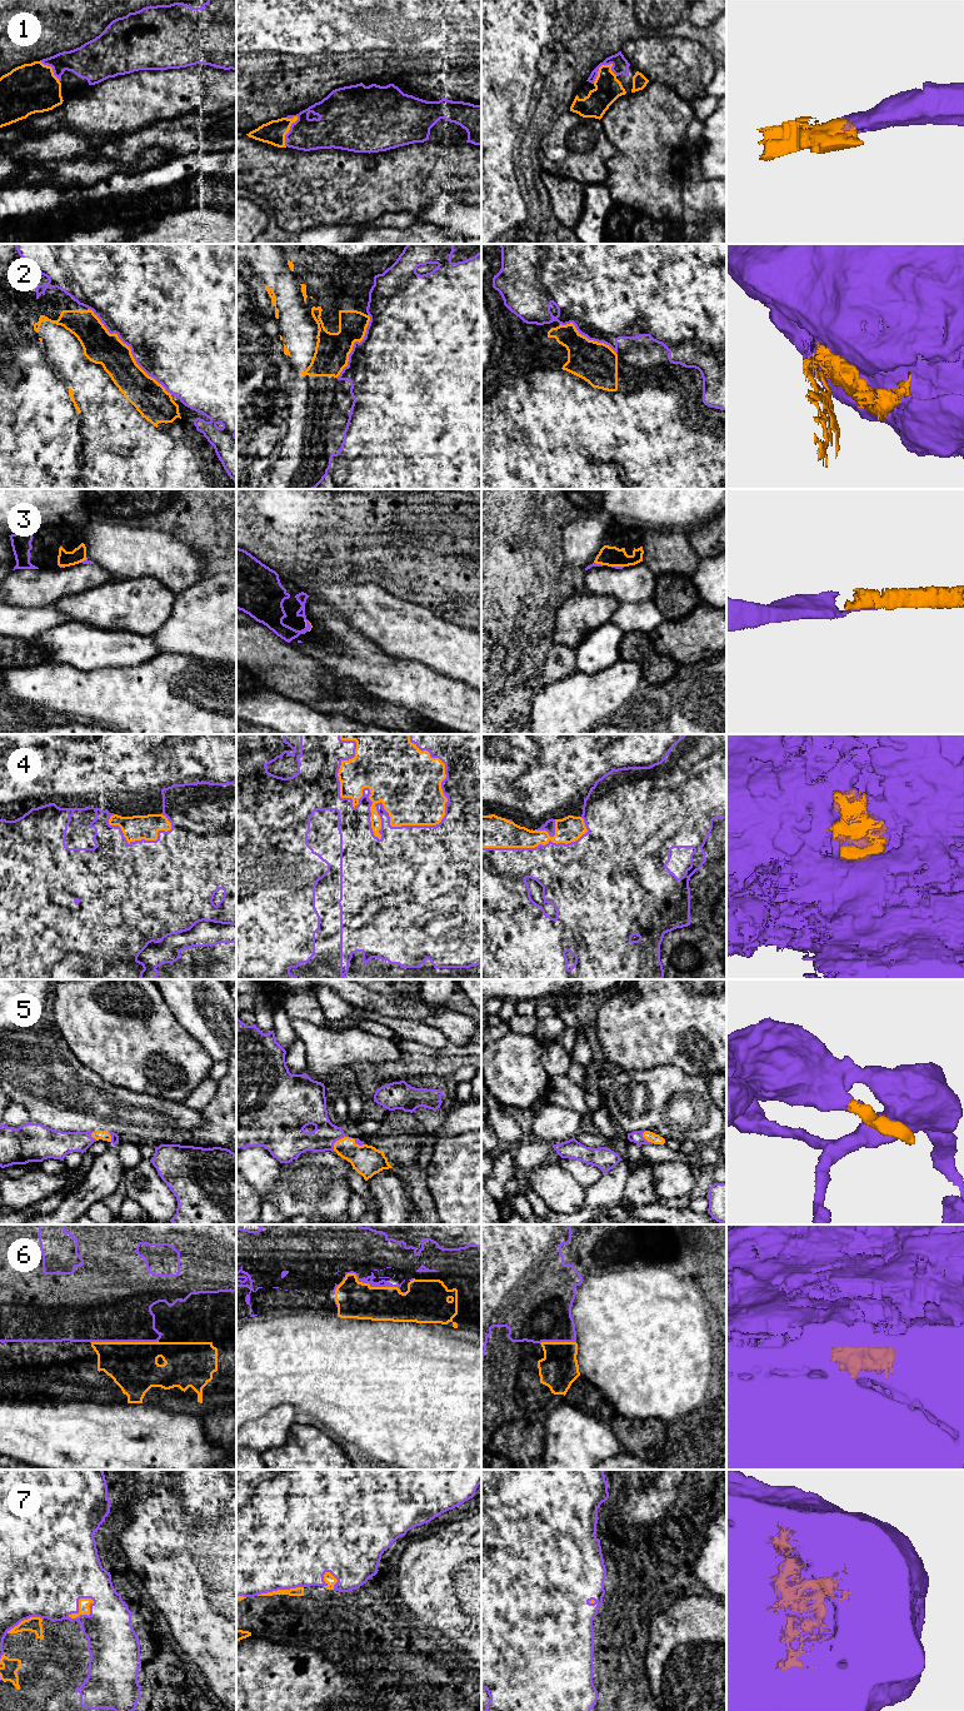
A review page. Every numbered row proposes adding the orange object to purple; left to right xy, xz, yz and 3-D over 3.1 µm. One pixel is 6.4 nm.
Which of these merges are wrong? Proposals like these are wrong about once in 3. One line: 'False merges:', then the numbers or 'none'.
False merges: 6

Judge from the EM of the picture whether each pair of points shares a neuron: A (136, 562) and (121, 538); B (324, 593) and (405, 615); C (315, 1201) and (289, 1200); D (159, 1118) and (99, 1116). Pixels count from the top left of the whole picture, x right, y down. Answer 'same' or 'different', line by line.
A: same
B: same
C: same
D: same

